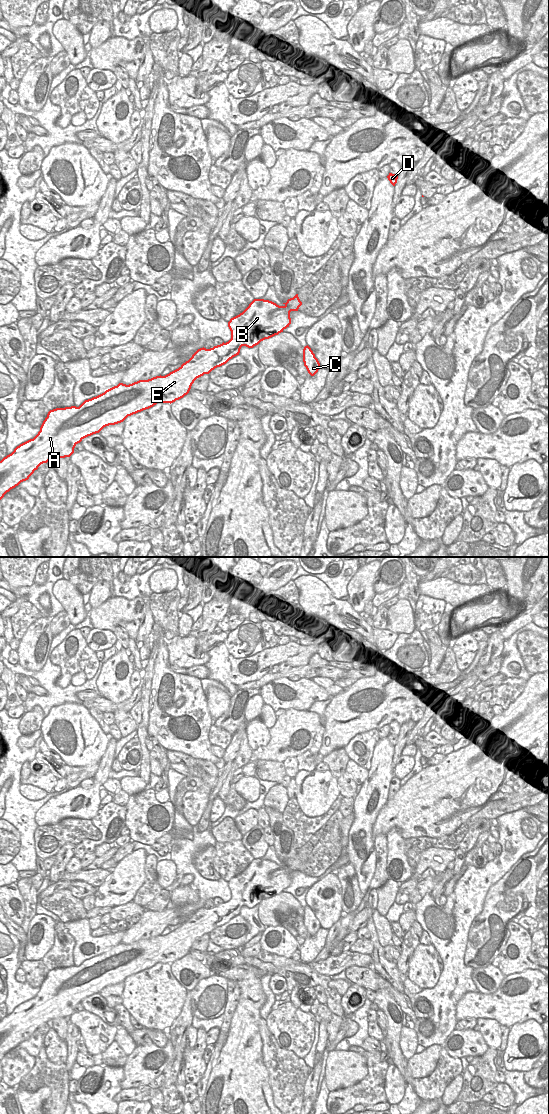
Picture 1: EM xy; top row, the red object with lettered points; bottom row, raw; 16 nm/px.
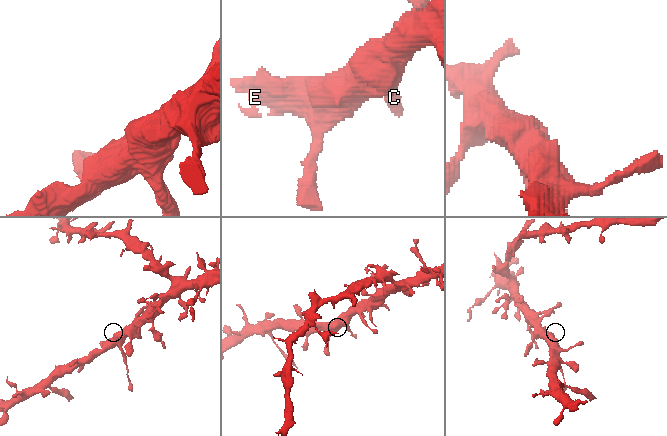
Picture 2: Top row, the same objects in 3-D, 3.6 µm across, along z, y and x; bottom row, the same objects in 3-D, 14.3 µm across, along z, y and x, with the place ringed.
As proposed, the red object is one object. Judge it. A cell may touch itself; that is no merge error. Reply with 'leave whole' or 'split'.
leave whole

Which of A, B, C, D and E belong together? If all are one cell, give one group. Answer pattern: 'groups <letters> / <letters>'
groups A B C D E

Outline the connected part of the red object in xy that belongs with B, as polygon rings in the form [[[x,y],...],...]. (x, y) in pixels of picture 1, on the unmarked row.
[[[298,854],[279,866],[276,863],[254,859],[239,875],[228,882],[231,899],[213,908],[198,909],[192,917],[178,929],[165,936],[156,936],[148,940],[139,940],[126,945],[119,943],[104,953],[85,960],[79,967],[71,966],[50,970],[43,981],[40,991],[33,998],[19,1006],[0,1021],[0,1060],[11,1049],[26,1041],[38,1027],[56,1018],[70,1017],[75,1006],[84,998],[99,993],[104,987],[123,982],[128,976],[149,969],[157,963],[173,963],[183,958],[191,949],[194,941],[209,934],[212,930],[226,924],[230,919],[239,915],[242,906],[253,908],[261,901],[269,899],[291,884],[290,872],[298,871],[302,865]]]

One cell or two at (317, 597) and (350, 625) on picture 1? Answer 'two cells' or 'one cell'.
one cell

